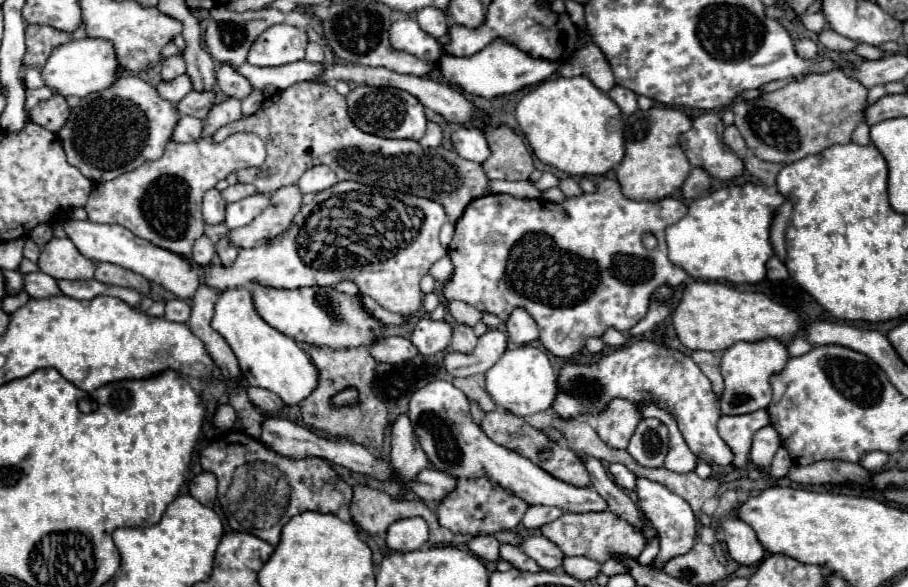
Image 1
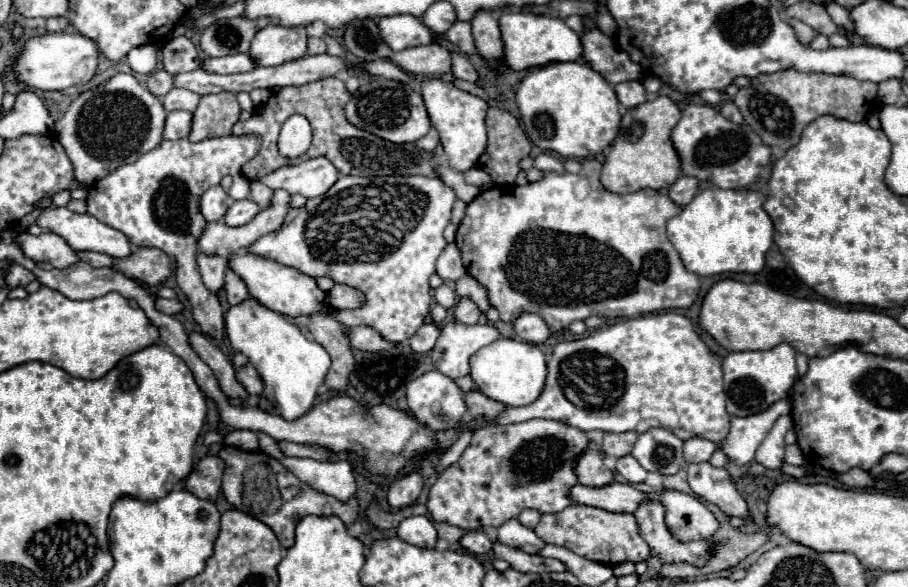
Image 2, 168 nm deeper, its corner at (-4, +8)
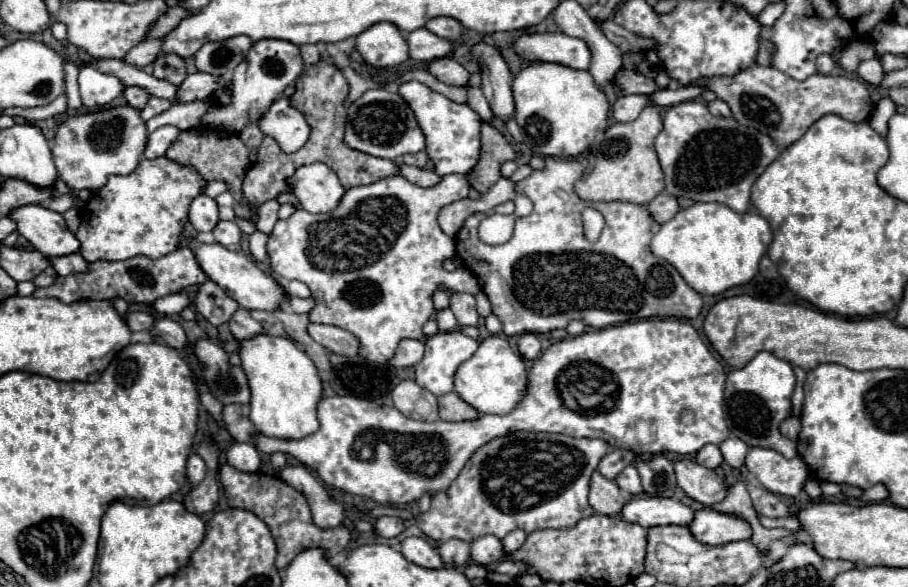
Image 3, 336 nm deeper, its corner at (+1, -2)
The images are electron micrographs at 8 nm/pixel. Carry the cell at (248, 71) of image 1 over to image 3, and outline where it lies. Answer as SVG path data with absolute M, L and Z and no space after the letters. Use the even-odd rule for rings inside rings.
M207 72L189 74L179 88L179 102L193 102L209 98L217 88L227 88L231 82L225 76L213 76Z

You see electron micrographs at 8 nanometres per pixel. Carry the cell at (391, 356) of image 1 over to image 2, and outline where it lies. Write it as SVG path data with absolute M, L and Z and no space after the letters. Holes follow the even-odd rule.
M368 326L348 328L348 340L352 348L364 350L364 352L380 352L380 350L388 350L394 346L392 342L384 340L374 328L368 328Z

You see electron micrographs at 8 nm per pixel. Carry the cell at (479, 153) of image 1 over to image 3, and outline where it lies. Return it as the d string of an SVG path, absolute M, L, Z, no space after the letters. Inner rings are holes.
M415 80L403 82L399 86L399 94L407 100L411 110L415 112L419 128L423 130L423 134L427 138L427 154L435 166L435 172L439 176L469 174L473 170L473 166L477 164L479 150L481 150L479 114L475 110L471 110L467 104L457 104Z

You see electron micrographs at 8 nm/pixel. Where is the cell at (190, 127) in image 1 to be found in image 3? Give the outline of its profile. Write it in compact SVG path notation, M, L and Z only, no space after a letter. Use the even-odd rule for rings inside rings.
M161 126L155 132L149 134L147 140L147 150L145 150L145 158L157 158L157 156L165 156L165 152L169 150L169 146L177 140L179 136L179 128L175 126Z

